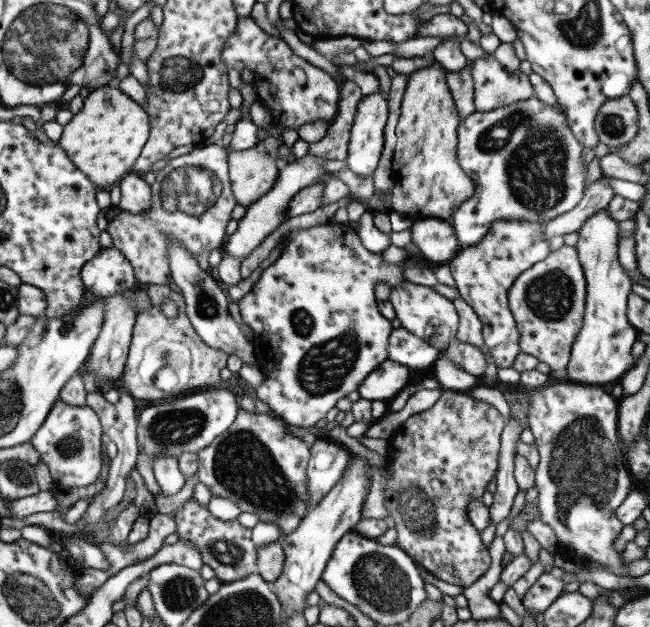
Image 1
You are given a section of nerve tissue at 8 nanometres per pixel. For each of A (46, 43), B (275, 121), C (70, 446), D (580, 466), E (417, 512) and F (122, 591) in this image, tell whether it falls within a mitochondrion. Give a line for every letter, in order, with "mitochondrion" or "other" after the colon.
A: mitochondrion
B: other
C: mitochondrion
D: mitochondrion
E: mitochondrion
F: other

